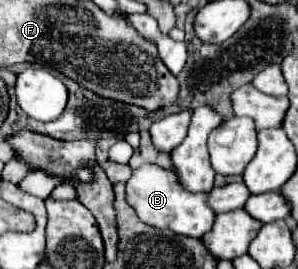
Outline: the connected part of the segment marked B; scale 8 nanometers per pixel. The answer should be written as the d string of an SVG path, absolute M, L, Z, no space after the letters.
M143 164L131 174L131 178L127 180L125 200L129 200L129 206L133 206L133 210L145 224L161 230L171 230L183 236L201 238L213 226L215 220L215 212L207 206L207 194L187 192L175 180L171 170L163 170L155 164Z

